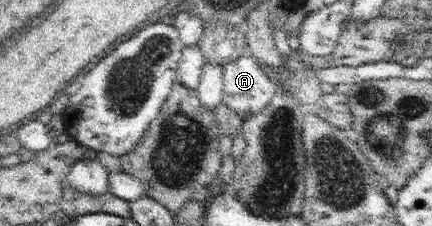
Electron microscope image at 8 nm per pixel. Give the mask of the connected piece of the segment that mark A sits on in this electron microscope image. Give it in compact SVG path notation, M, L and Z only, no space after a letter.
M247 52L224 66L223 82L222 102L244 120L263 110L276 93L273 81Z

